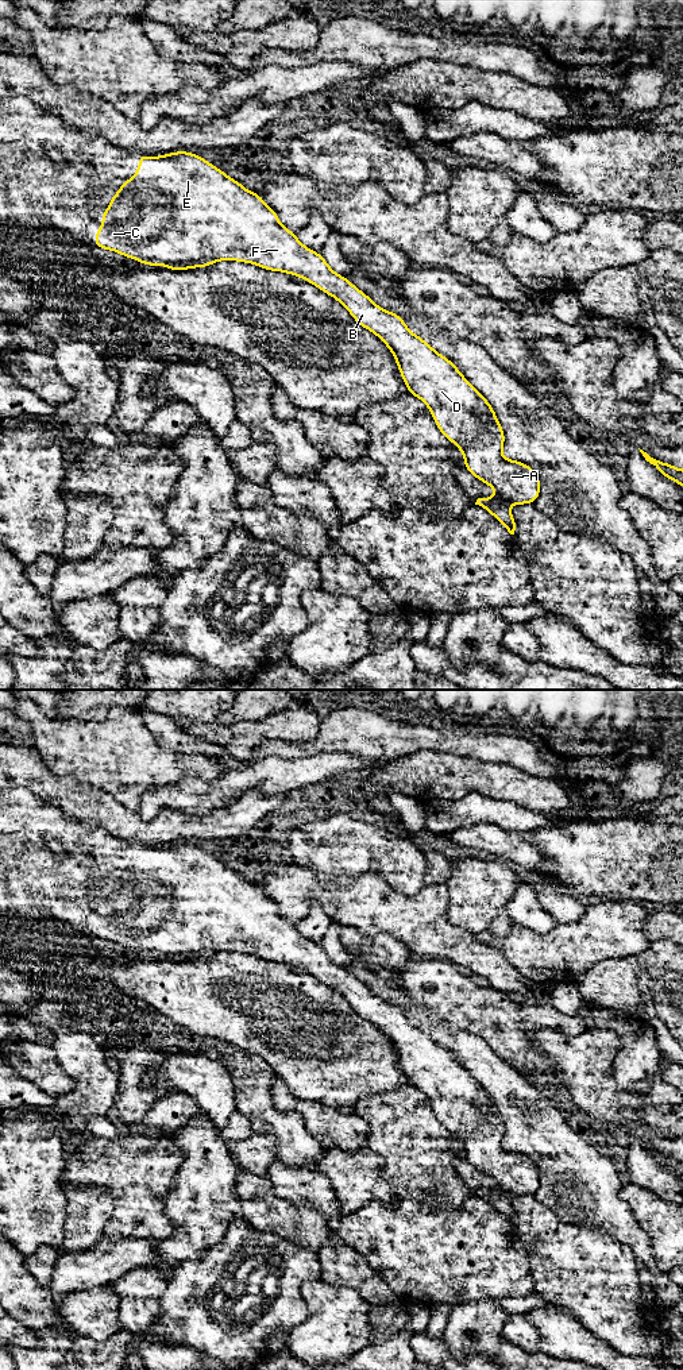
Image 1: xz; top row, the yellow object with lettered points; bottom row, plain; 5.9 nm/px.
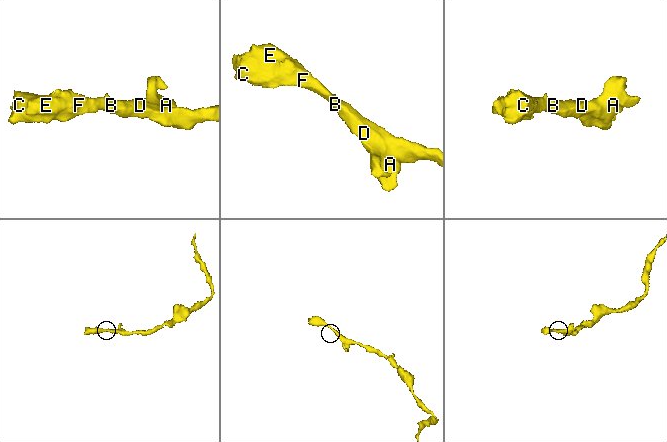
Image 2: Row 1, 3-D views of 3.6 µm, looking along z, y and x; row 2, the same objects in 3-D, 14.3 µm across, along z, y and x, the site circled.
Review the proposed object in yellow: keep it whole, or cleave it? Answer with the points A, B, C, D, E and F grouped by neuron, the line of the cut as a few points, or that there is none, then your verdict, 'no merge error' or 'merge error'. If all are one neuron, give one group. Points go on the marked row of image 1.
A B C D E F; no cut; no merge error

